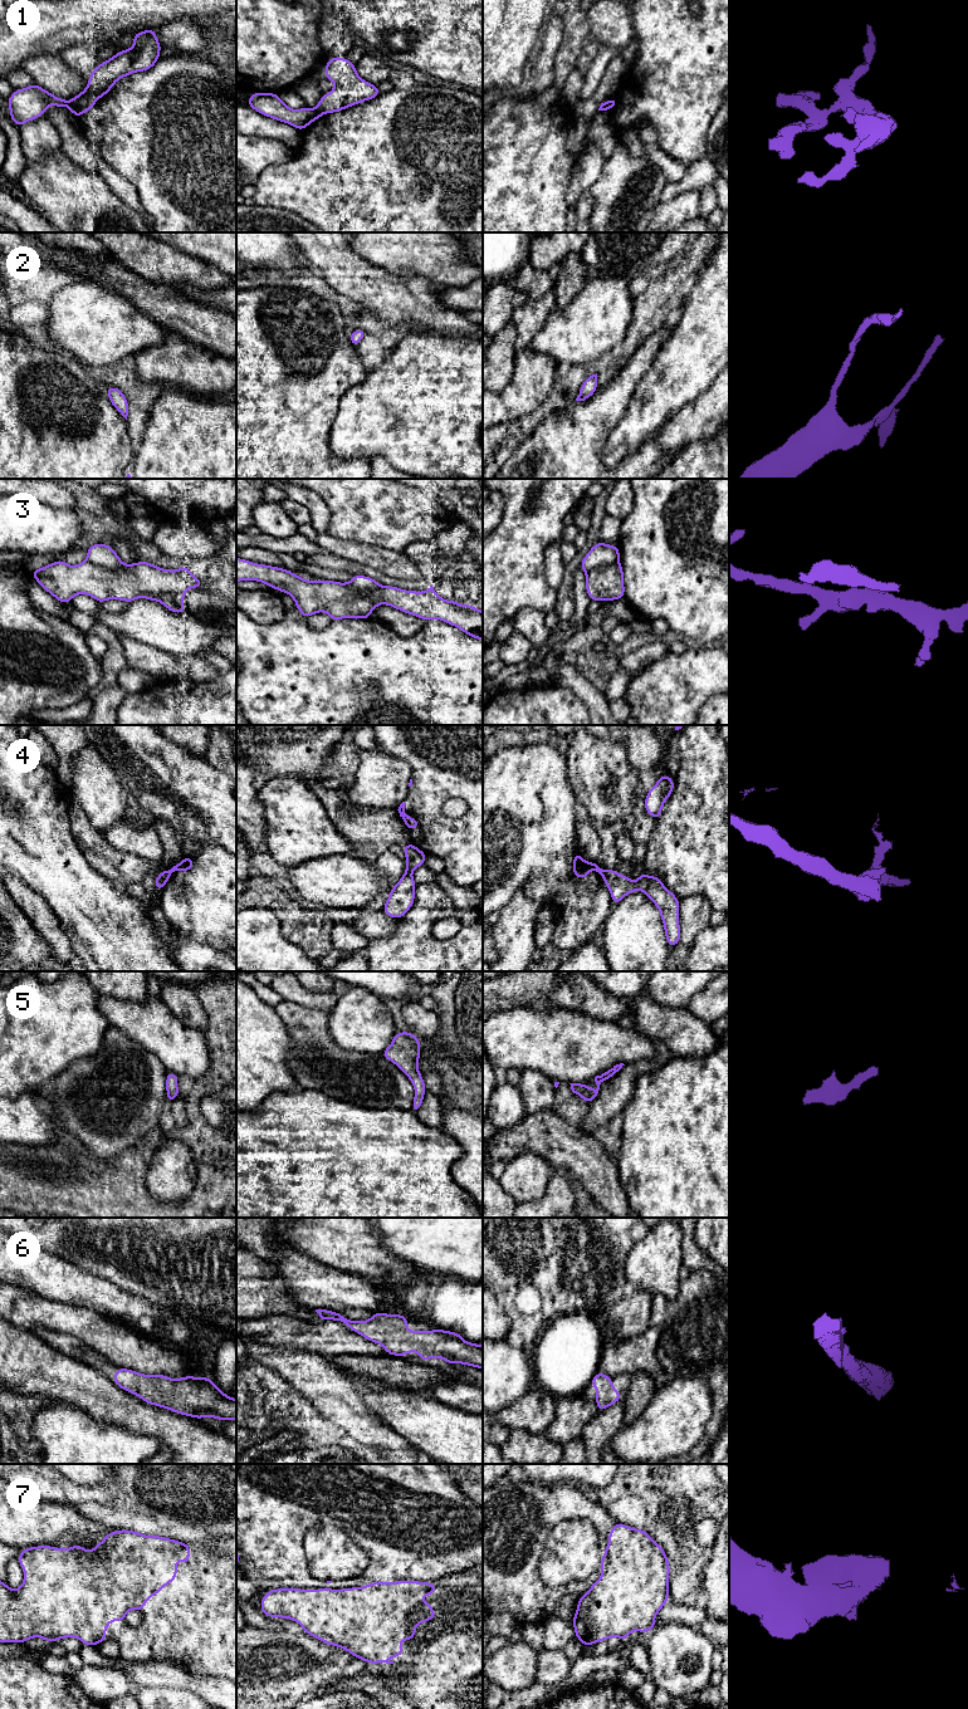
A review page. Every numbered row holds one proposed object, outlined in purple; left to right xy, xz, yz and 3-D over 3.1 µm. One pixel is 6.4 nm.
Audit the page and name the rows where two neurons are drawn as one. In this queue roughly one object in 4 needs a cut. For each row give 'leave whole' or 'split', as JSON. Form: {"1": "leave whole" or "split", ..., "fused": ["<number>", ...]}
{"1": "split", "2": "leave whole", "3": "split", "4": "split", "5": "leave whole", "6": "leave whole", "7": "split", "fused": ["1", "3", "4", "7"]}

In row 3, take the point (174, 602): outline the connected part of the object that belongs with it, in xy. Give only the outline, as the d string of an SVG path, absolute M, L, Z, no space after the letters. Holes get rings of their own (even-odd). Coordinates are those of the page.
M184 592L173 593L173 594L151 594L151 593L142 593L138 598L146 598L150 601L157 601L163 604L167 609L172 613L185 613L184 601L185 594Z

